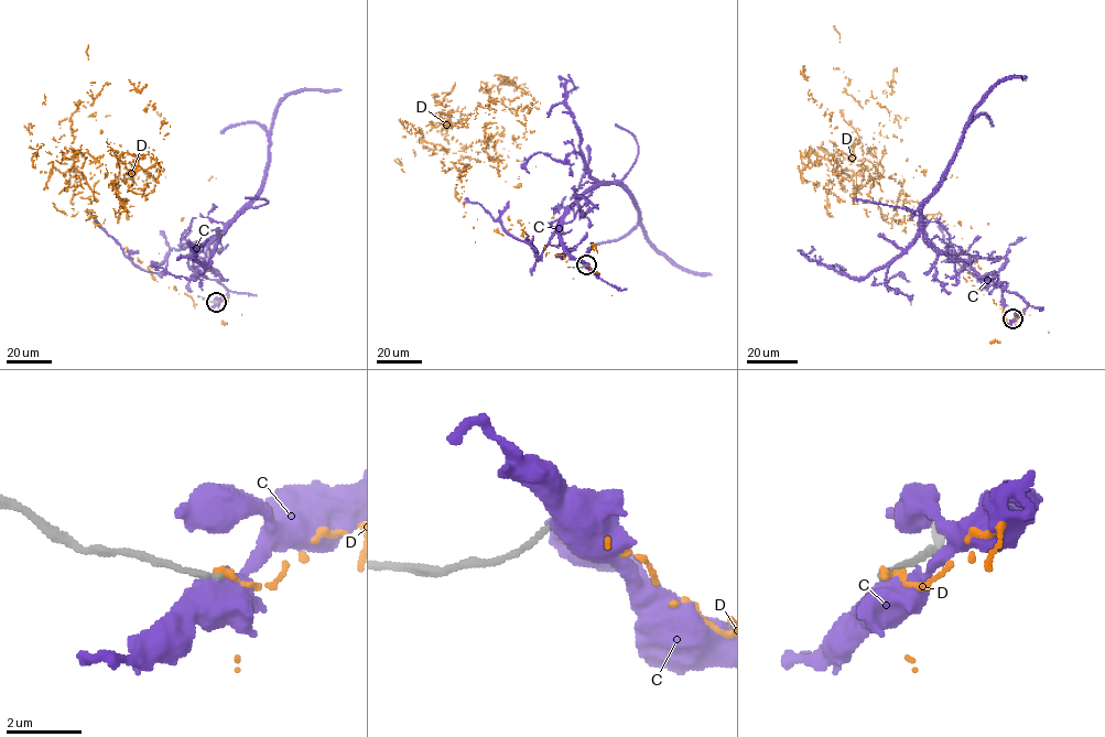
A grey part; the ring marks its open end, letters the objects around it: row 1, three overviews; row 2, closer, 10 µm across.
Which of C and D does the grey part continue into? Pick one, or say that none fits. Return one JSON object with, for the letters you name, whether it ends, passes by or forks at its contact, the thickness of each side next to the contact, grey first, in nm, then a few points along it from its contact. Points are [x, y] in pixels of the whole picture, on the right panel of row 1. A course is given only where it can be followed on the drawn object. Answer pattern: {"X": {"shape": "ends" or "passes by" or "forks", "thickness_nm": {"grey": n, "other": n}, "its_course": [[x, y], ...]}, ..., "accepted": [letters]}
{"accepted": []}

